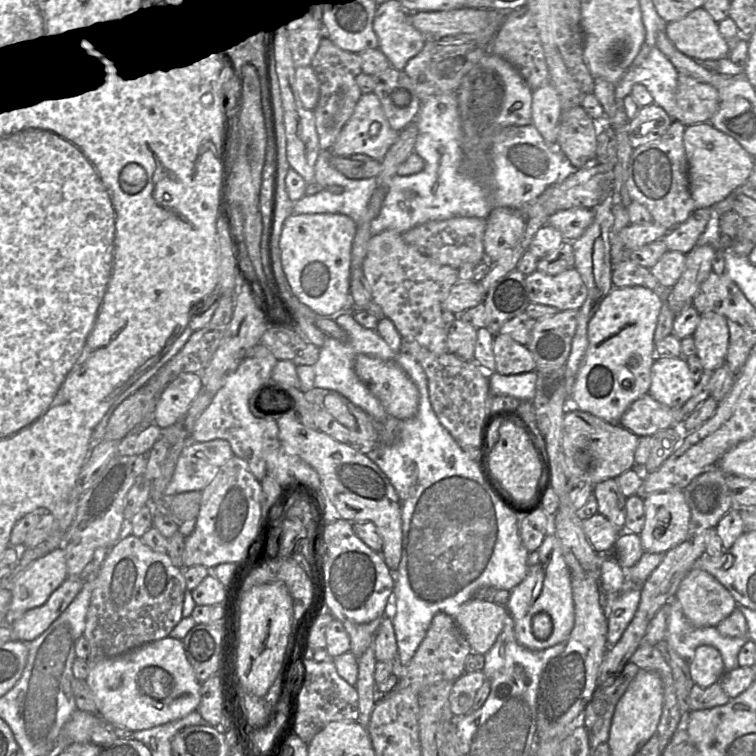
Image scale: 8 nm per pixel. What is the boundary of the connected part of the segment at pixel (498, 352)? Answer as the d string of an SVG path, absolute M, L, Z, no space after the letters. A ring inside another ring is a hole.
M507 334L495 336L493 353L496 372L501 375L536 371L536 362L527 346L520 344Z

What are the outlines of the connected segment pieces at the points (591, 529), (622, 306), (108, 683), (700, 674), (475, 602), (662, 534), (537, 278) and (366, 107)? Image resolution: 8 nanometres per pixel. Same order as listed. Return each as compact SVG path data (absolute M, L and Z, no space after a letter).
M600 513L582 520L582 527L588 541L598 553L612 551L616 540L622 533Z
M643 286L613 288L604 298L588 323L588 347L572 387L572 409L590 413L613 425L619 425L621 417L631 404L648 394L655 361L654 333L662 302L661 290L651 290Z
M170 636L144 644L121 656L90 664L85 681L93 694L101 719L126 731L150 729L181 719L196 711L200 703L201 683L197 680L194 669L186 657L183 642Z
M710 645L697 647L689 668L694 684L701 687L708 687L720 681L726 672L720 651Z
M472 598L461 606L454 619L471 650L485 655L502 632L508 616L506 606L492 600Z
M683 490L643 495L645 523L640 539L644 552L665 554L688 534L690 507Z
M575 267L557 275L536 270L525 277L525 284L530 303L553 306L559 311L579 310L587 298L587 288Z
M374 92L366 93L362 94L359 98L352 115L343 126L331 150L333 154L341 157L349 157L353 154L365 154L372 159L382 161L398 136L399 132L390 127L377 95Z

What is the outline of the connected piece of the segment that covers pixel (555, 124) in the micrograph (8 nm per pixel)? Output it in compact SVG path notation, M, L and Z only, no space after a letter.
M550 82L532 91L532 125L544 140L555 146L562 113L559 95Z

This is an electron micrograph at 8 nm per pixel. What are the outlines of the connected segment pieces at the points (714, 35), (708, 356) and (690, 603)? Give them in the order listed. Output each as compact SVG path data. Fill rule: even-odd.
M700 7L665 27L667 38L685 56L700 63L728 57L727 40L719 32L718 22Z
M707 312L700 315L692 335L696 354L704 371L715 371L725 363L729 345L729 327L724 316Z
M692 568L682 579L675 595L693 627L717 627L737 607L729 590L712 574Z

